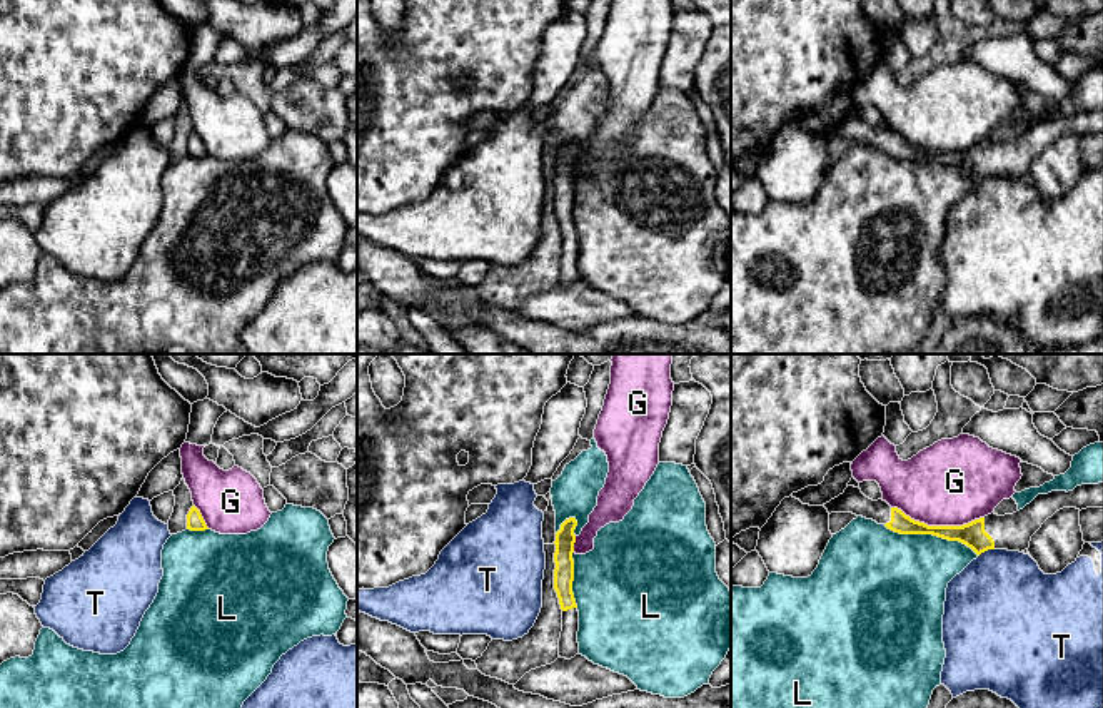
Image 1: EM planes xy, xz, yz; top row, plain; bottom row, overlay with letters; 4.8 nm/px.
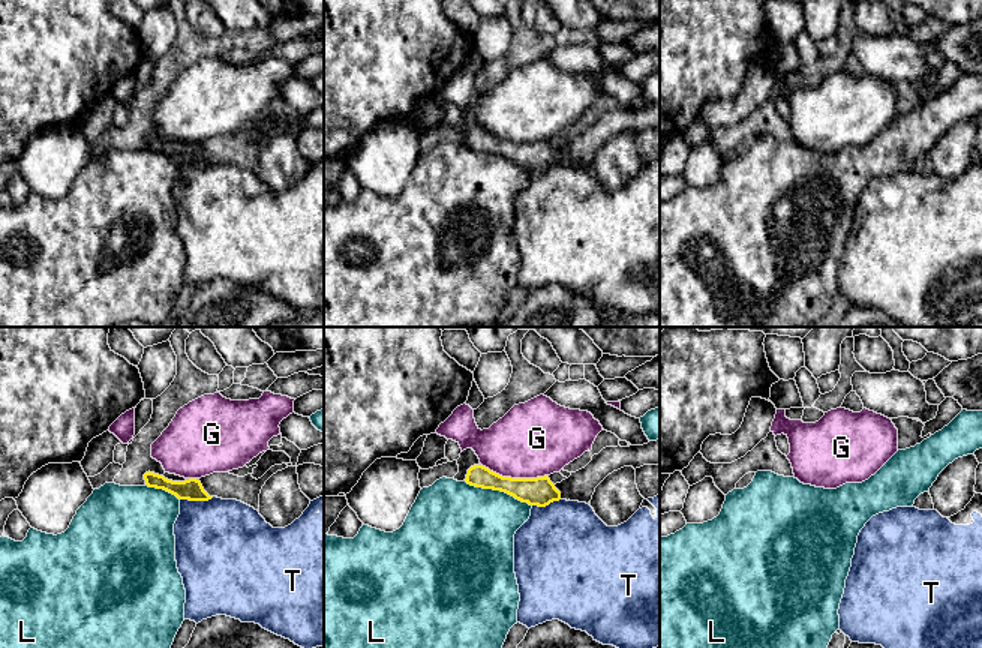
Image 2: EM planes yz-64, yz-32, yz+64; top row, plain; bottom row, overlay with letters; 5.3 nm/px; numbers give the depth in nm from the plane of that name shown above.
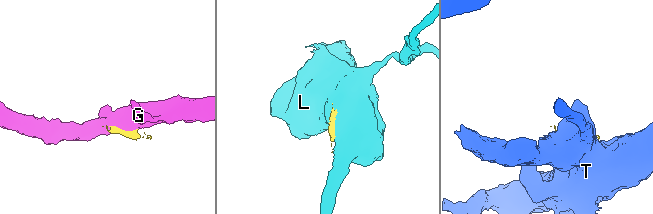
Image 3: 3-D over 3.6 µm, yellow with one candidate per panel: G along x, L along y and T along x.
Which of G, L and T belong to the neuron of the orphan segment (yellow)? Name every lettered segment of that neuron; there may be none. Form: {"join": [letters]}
{"join": []}

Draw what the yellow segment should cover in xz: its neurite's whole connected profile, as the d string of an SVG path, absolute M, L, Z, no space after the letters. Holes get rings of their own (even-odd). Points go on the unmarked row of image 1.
M569 144L561 150L556 159L556 179L554 179L554 215L562 235L562 257L559 264L559 282L571 286L579 279L577 257L579 257L579 237L572 219L574 207L574 155L577 152L576 144Z

